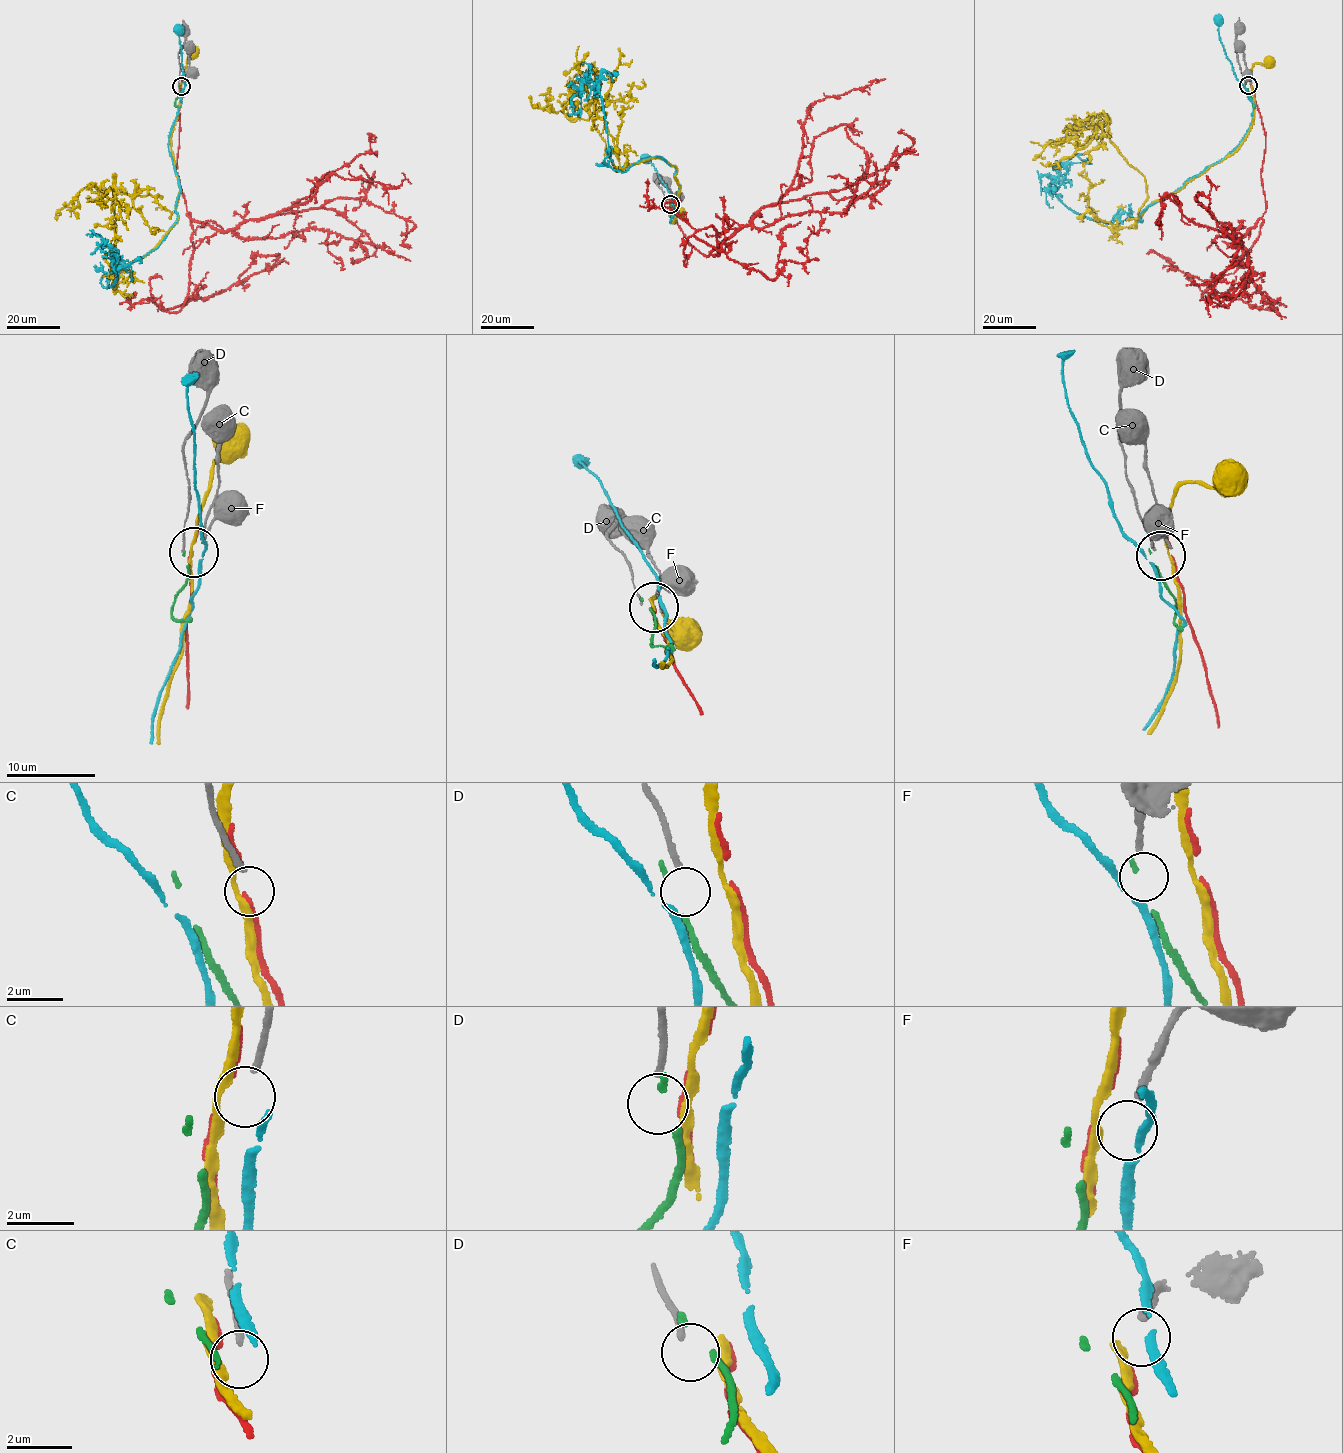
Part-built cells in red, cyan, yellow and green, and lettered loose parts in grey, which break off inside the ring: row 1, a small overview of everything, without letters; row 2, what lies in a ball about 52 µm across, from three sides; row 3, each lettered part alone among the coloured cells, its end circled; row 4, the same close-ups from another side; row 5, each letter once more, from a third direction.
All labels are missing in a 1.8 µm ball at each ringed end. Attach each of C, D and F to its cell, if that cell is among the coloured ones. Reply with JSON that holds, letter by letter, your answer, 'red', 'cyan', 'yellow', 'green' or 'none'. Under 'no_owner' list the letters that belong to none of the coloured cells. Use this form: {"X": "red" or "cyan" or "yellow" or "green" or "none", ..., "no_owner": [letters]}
{"C": "none", "D": "none", "F": "none", "no_owner": ["C", "D", "F"]}

